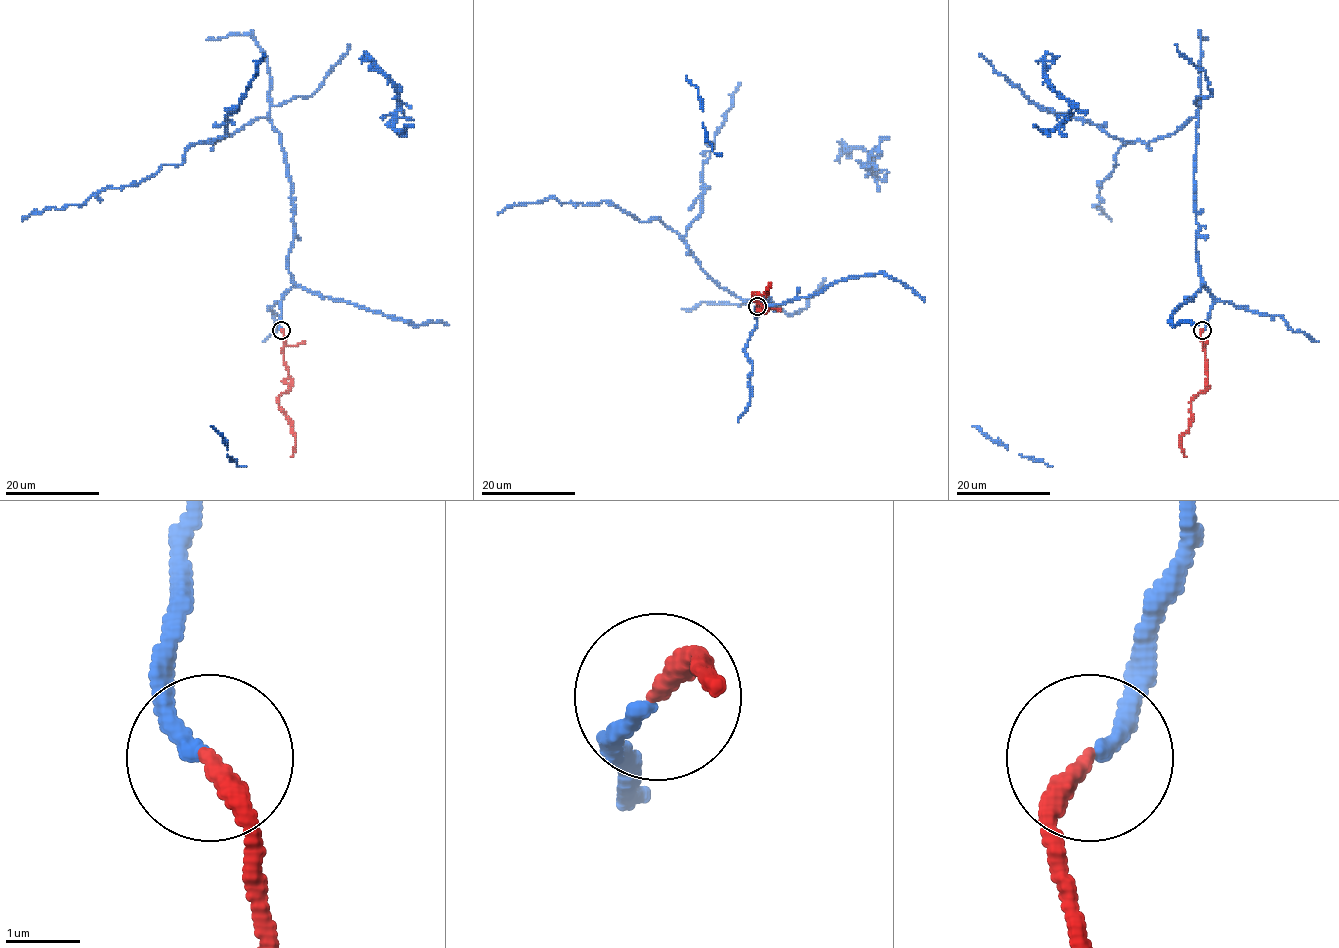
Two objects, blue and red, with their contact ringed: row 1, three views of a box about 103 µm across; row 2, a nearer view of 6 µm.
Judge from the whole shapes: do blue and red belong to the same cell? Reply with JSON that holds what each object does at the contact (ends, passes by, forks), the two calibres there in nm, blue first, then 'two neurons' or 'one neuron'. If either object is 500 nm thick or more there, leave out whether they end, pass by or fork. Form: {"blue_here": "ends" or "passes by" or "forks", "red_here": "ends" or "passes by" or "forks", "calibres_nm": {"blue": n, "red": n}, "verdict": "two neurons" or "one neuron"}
{"blue_here": "ends", "red_here": "ends", "calibres_nm": {"blue": 240, "red": 280}, "verdict": "one neuron"}

